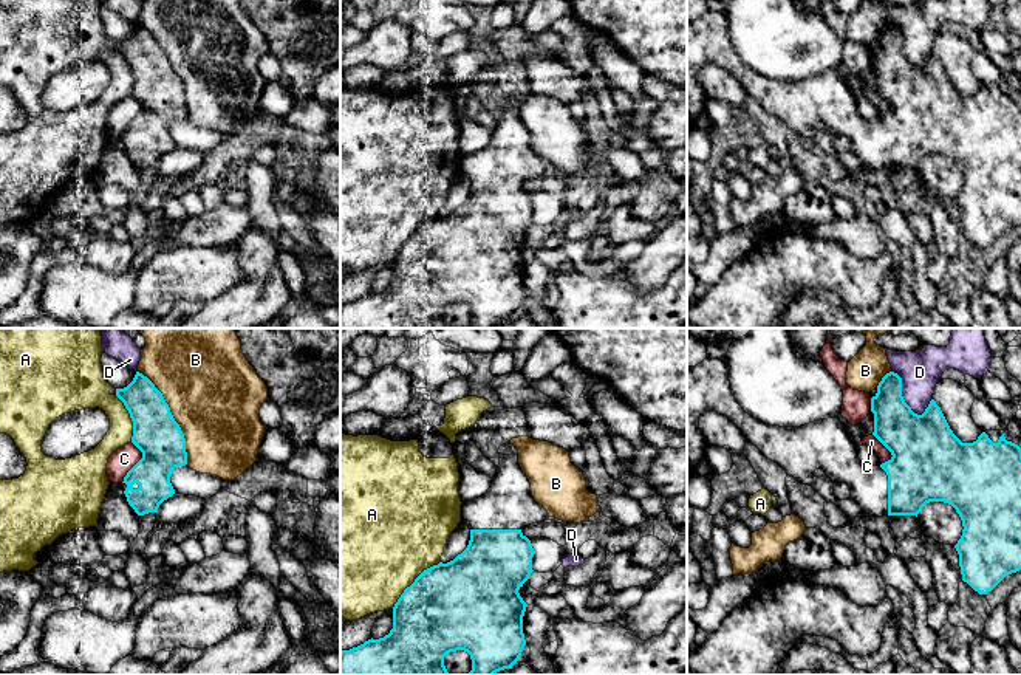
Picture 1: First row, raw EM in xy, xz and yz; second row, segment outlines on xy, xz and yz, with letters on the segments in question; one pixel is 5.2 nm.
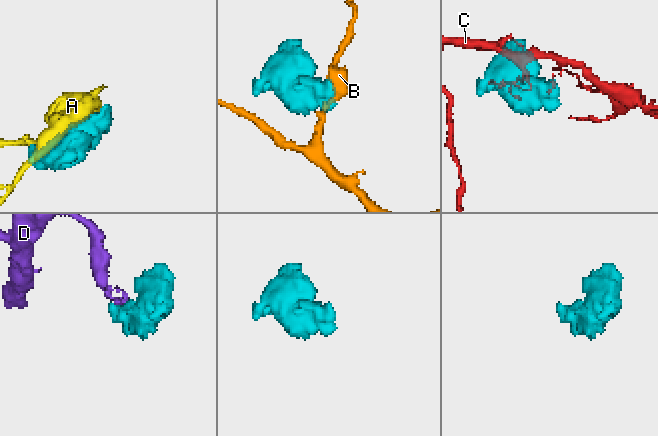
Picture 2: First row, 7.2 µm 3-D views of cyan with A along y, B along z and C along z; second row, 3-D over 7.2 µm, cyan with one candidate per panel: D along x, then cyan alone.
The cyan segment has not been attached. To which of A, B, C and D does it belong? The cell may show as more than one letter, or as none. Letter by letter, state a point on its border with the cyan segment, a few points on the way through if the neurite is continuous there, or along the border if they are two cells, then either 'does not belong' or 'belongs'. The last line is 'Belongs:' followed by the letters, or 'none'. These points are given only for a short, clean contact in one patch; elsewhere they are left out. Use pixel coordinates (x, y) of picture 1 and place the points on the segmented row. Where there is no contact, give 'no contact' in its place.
A: meets cyan in xz at (415, 581); does not belong
B: meets cyan in xy at (172, 417); does not belong
C: meets cyan in xy at (138, 462); does not belong
D: meets cyan in yz at (901, 395); does not belong
Belongs: none

